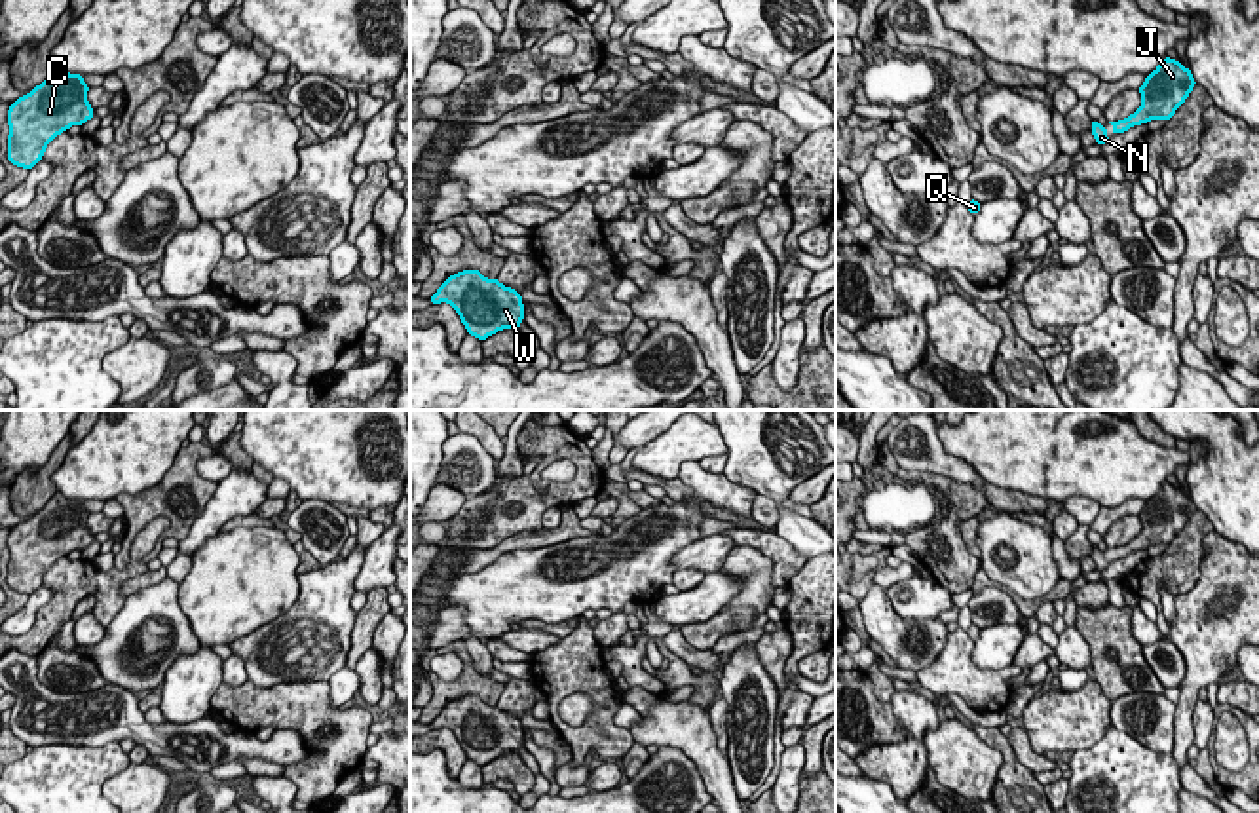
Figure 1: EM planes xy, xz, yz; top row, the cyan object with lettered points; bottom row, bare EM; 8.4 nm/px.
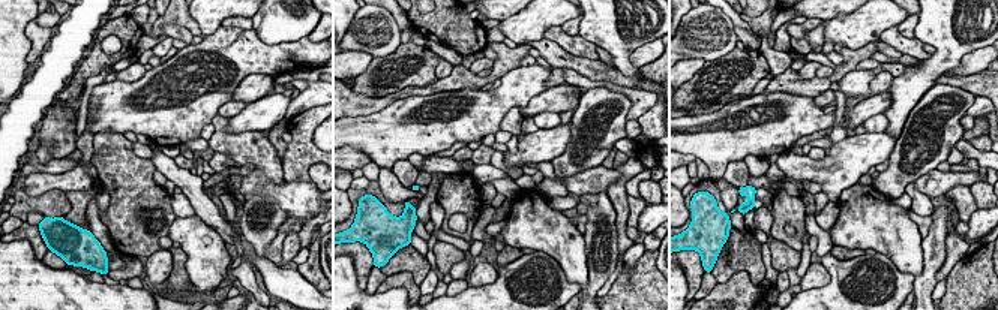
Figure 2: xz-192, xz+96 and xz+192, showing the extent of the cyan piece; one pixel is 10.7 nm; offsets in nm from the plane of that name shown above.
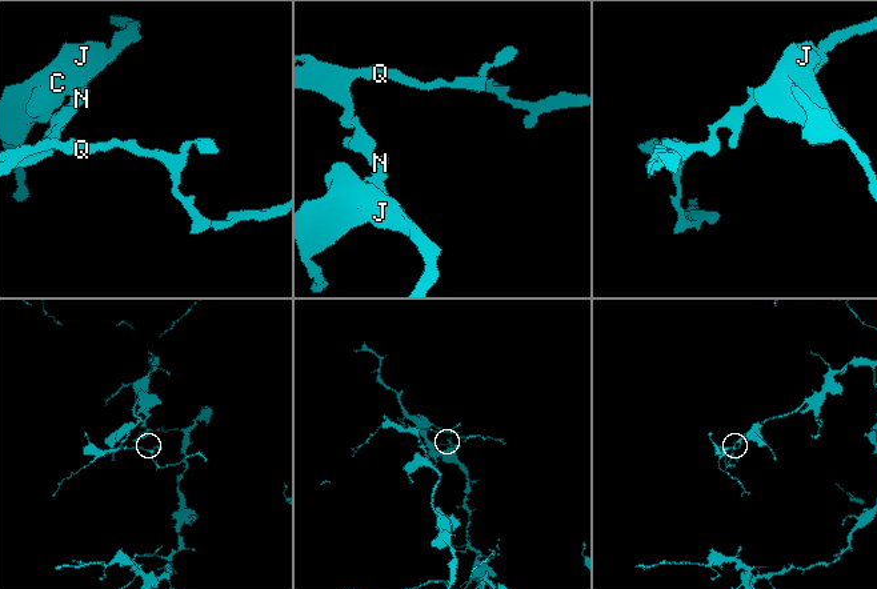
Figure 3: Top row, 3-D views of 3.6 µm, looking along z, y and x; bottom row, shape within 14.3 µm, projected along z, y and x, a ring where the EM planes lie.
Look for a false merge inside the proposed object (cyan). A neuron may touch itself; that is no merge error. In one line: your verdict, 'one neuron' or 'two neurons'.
one neuron

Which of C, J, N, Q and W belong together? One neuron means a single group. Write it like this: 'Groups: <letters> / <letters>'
Groups: C J N Q W

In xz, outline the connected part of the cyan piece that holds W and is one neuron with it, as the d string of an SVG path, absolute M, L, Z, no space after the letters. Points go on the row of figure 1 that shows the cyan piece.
M479 270L450 275L429 300L452 304L467 334L479 340L507 327L520 331L524 321L522 296L498 279L486 279Z

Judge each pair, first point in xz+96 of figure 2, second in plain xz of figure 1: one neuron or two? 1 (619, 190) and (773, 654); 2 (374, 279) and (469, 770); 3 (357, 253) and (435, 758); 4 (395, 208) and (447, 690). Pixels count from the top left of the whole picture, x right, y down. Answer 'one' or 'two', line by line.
1: one
2: one
3: two
4: one

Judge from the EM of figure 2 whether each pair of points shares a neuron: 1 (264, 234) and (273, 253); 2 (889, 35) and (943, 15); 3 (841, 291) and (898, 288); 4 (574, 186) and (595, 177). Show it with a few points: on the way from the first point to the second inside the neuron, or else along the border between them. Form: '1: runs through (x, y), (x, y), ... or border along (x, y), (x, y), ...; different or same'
1: border along (278, 234), (267, 246), (266, 256); different
2: border along (916, 36), (923, 44); different
3: runs through (854, 291), (884, 288); same
4: runs through (578, 184), (590, 181); same

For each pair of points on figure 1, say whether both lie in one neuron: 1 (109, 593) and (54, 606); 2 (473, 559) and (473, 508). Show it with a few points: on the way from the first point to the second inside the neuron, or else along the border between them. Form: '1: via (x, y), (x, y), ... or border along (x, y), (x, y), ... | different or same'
1: via (95, 586), (76, 586), (67, 595) | same
2: border along (515, 532), (490, 548), (466, 551) | different

